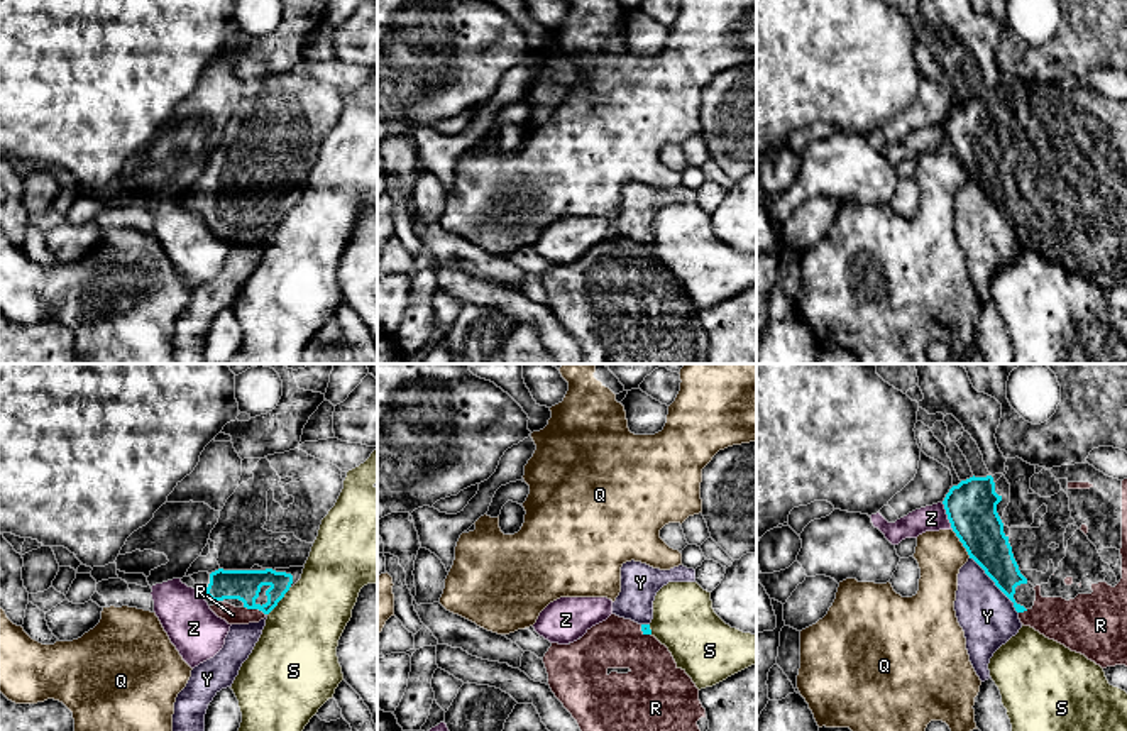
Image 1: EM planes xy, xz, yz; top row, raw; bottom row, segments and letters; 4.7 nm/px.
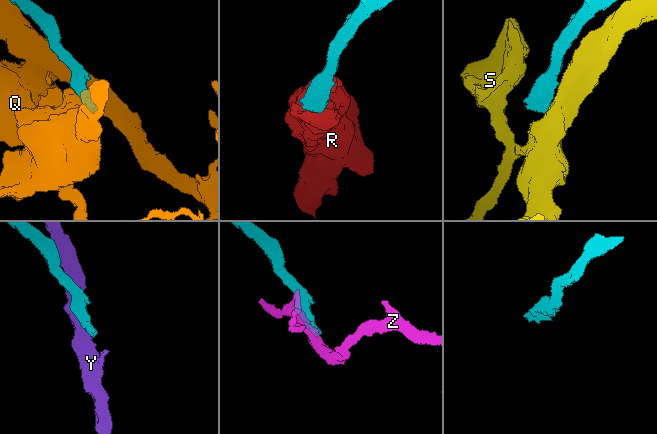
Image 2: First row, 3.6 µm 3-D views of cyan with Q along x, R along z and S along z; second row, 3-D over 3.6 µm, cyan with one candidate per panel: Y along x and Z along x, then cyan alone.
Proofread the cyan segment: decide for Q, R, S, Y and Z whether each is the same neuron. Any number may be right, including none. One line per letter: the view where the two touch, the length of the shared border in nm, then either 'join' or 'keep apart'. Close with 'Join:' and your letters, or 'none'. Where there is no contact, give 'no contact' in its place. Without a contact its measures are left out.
Q: yz | 160 nm | keep apart
R: xy | 110 nm | join
S: xy | 180 nm | keep apart
Y: yz | 360 nm | keep apart
Z: yz | 140 nm | keep apart
Join: R

